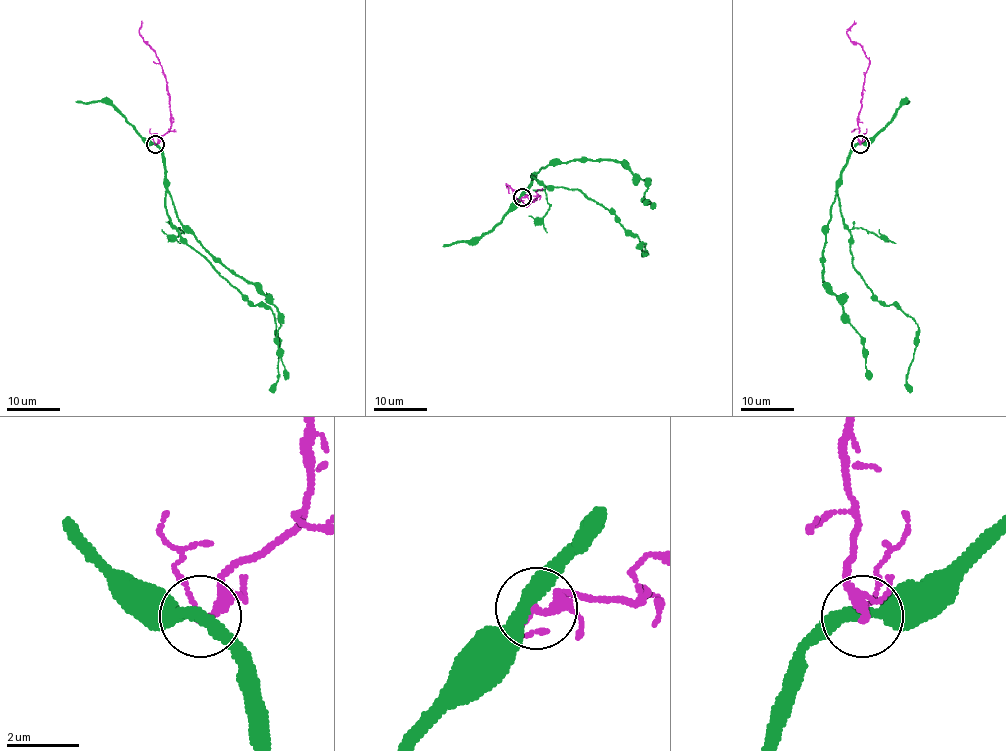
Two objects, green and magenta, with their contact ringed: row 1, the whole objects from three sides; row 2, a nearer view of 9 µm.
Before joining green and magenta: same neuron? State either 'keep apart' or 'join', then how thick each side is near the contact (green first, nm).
keep apart; calibres 360 and 190 nm

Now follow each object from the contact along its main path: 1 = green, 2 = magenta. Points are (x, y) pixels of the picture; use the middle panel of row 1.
1: (522, 197), (533, 174), (546, 187), (580, 190), (639, 239), (643, 255), (647, 251), (645, 244), (639, 248)
2: (522, 197), (538, 194), (526, 206), (506, 183), (509, 191)

